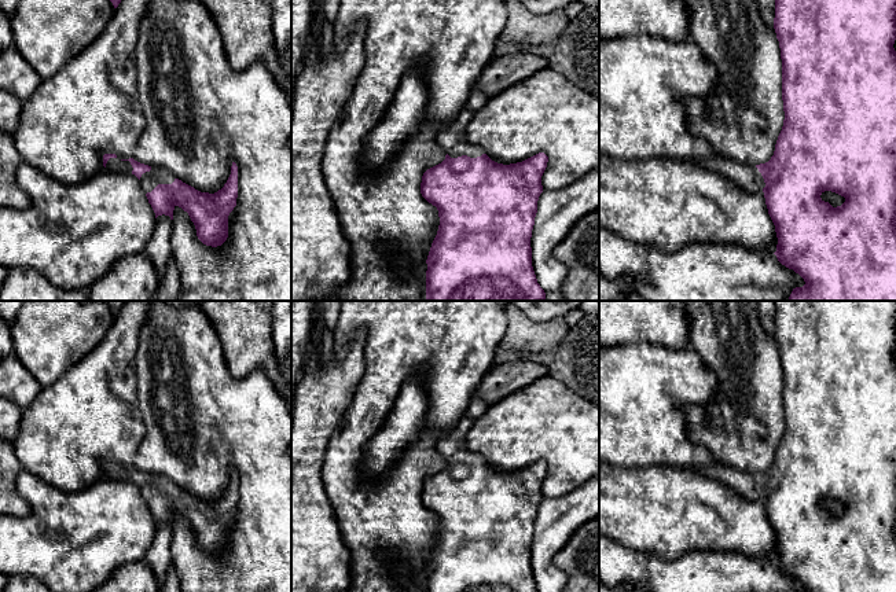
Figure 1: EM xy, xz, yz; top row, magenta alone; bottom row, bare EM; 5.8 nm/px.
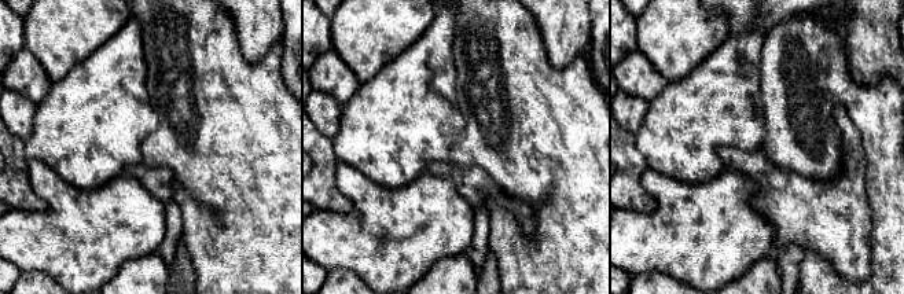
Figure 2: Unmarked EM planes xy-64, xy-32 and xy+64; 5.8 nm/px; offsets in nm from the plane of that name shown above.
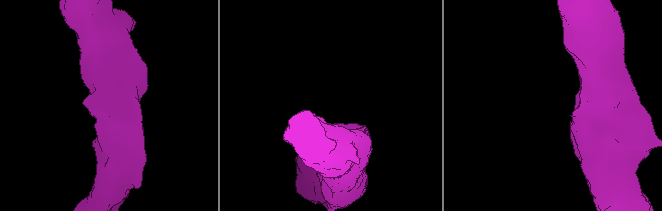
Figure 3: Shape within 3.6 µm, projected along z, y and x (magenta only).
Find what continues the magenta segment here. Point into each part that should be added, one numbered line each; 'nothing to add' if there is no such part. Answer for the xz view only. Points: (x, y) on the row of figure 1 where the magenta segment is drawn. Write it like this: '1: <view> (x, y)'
1: xz (452, 139)

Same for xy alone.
1: xy (149, 180)

